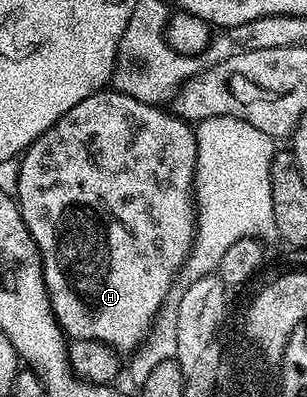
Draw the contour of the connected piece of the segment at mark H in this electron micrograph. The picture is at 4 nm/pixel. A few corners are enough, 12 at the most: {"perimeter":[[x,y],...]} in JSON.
{"perimeter":[[113,87],[19,160],[58,326],[133,354],[194,246],[195,126]]}

